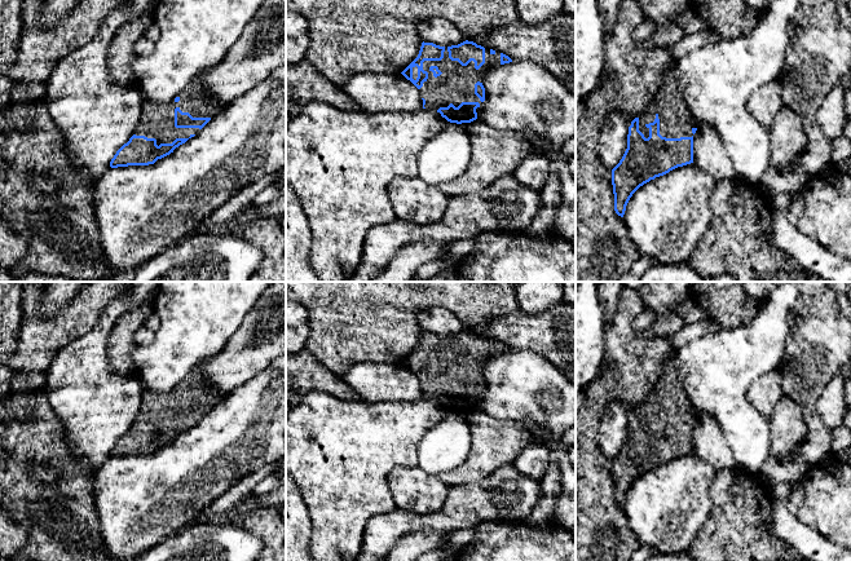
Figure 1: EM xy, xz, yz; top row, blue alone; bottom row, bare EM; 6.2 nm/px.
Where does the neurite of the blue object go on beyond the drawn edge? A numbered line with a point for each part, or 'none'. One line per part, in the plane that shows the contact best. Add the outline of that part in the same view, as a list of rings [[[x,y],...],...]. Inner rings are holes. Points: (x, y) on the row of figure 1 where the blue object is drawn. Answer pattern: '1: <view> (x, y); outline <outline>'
1: xz (455, 84); outline [[[445,47],[444,58],[441,61],[423,62],[423,70],[428,72],[428,79],[419,89],[422,98],[426,100],[424,107],[437,111],[440,107],[447,107],[450,103],[458,107],[462,102],[479,102],[480,106],[476,109],[476,112],[479,112],[484,102],[475,94],[475,84],[477,81],[482,83],[486,72],[498,65],[501,65],[501,53],[495,52],[491,54],[490,49],[485,49],[485,63],[479,70],[475,69],[473,61],[467,66],[462,66],[458,61],[449,58],[447,47]]]

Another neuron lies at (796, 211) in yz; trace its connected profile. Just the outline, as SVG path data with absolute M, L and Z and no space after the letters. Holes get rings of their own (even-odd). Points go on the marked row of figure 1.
M812 176L807 177L807 182L806 182L804 187L794 194L793 200L790 203L790 208L788 211L788 218L793 225L797 225L803 215L804 193L808 189L811 177Z

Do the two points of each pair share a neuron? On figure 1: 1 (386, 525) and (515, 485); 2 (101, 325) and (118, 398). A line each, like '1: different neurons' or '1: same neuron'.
1: same neuron
2: same neuron

